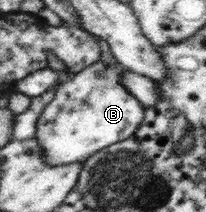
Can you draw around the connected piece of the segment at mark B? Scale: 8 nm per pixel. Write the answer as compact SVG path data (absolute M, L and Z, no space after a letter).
M97 60L91 66L83 68L66 80L55 90L53 100L46 104L37 119L36 138L42 148L42 159L50 166L63 166L71 162L83 162L94 152L110 144L125 140L137 130L144 117L144 107L122 84L120 72L123 67L107 66Z

